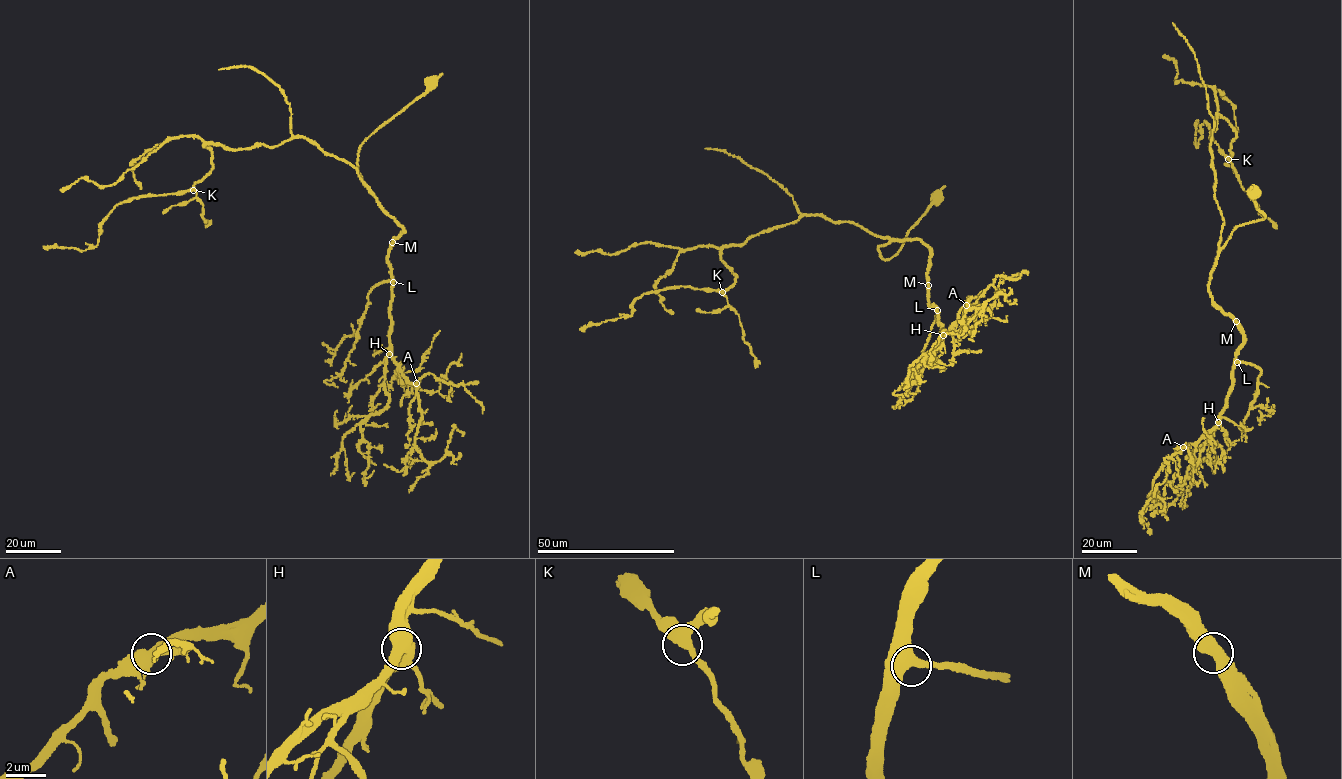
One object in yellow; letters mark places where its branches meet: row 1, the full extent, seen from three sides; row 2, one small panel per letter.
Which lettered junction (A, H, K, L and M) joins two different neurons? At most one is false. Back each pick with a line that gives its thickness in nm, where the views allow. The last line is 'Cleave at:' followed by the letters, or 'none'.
Cleave at: none

